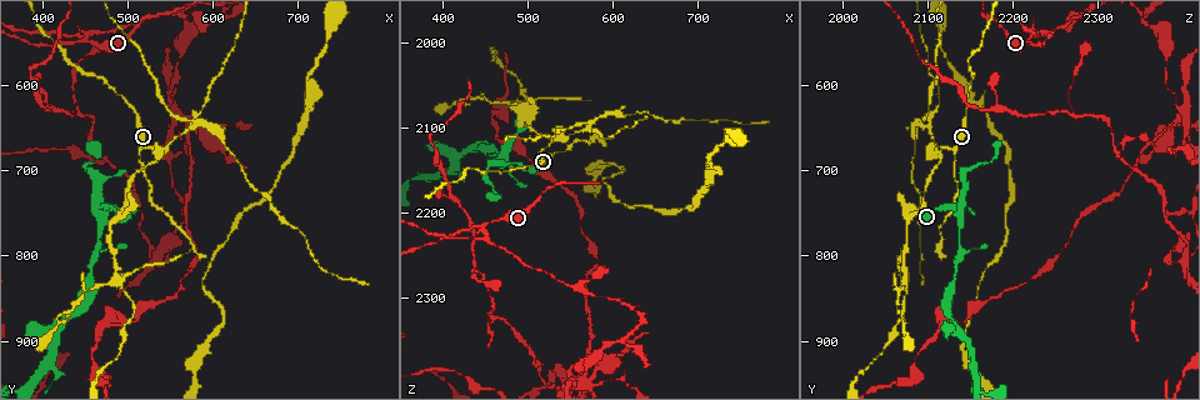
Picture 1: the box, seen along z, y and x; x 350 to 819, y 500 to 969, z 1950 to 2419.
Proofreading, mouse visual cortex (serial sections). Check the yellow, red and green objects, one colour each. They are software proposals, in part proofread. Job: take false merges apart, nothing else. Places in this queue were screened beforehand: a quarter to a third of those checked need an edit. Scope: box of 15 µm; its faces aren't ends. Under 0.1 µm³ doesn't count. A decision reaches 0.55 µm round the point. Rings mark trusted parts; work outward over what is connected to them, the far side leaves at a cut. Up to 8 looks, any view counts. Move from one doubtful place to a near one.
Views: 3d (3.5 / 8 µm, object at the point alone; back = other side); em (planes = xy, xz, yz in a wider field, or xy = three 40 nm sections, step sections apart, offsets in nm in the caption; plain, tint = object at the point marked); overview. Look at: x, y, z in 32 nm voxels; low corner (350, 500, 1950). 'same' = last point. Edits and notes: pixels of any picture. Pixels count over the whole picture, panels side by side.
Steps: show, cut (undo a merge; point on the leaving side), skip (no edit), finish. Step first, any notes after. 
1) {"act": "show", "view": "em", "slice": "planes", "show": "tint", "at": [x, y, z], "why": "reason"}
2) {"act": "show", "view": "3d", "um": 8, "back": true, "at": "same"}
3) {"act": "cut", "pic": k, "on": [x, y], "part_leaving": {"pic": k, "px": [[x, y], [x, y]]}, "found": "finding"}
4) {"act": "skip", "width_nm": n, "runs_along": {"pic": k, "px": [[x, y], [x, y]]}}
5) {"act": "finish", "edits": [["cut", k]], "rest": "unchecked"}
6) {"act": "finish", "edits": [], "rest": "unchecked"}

{"act": "show", "view": "3d", "um": 3.5, "back": true, "at": [580, 650, 2095], "why": "four-way junction"}

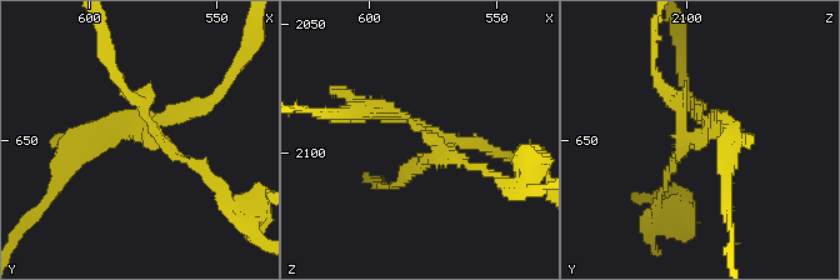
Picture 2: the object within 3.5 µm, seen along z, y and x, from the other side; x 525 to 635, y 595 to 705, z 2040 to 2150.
{"act": "show", "view": "em", "slice": "xy", "step": 5, "show": "plain", "at": [577, 646, 2093], "arms": 4, "arm_widths_nm": [150, 150, 150, 250]}

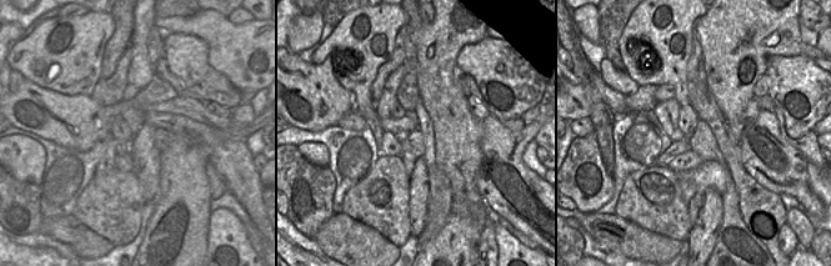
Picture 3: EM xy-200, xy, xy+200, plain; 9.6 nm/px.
{"act": "show", "view": "em", "slice": "xy", "step": 5, "show": "tint", "at": "same"}

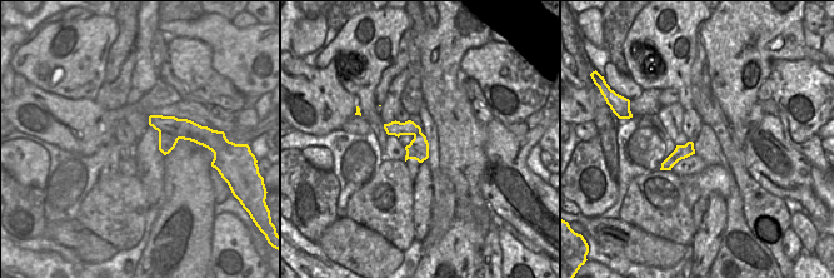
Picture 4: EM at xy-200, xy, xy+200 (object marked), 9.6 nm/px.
{"act": "skip", "found": "continuous, no second cell"}

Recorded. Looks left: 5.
{"act": "show", "view": "3d", "um": 3.5, "at": [630, 690, 2080], "why": "thick turns thin"}

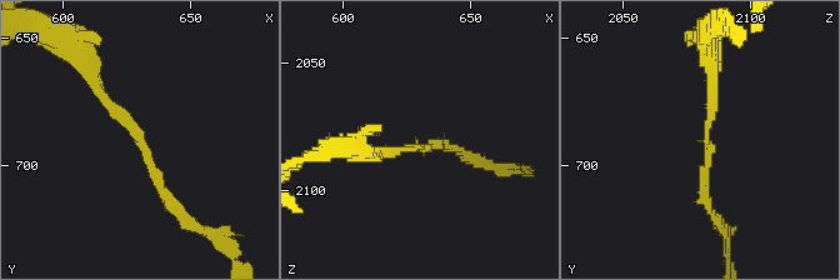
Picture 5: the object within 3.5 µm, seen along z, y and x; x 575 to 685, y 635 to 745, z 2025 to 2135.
{"act": "show", "view": "em", "slice": "xy", "step": 2, "show": "tint", "at": [629, 691, 2083], "why": "now the EM"}

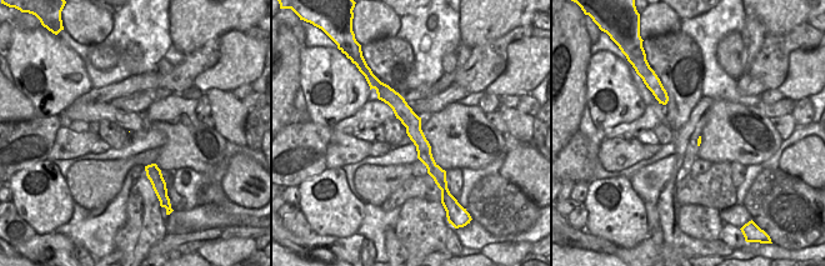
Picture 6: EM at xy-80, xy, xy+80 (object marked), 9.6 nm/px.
{"act": "skip", "runs_along": {"pic": 5, "px": [[89, 74], [135, 128], [178, 211]]}, "found": "one cell here"}

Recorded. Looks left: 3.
{"act": "show", "view": "3d", "um": 3.5, "at": [485, 825, 2075], "why": "three arms meet"}

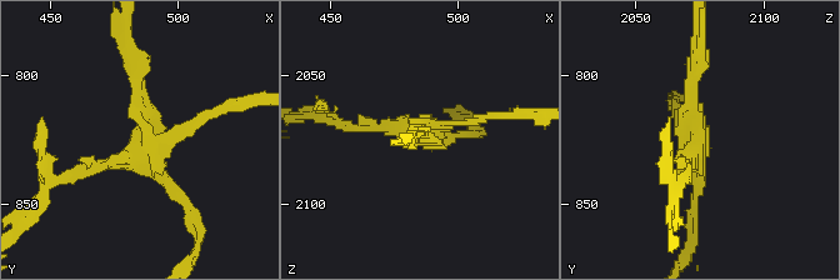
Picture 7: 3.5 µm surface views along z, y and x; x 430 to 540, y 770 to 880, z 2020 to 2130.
{"act": "skip", "runs_along": {"pic": 7, "px": [[134, 70], [141, 146], [191, 211]]}, "found": "continuous, no second cell"}

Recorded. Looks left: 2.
{"act": "finish", "edits": [], "rest": "unchecked"}

